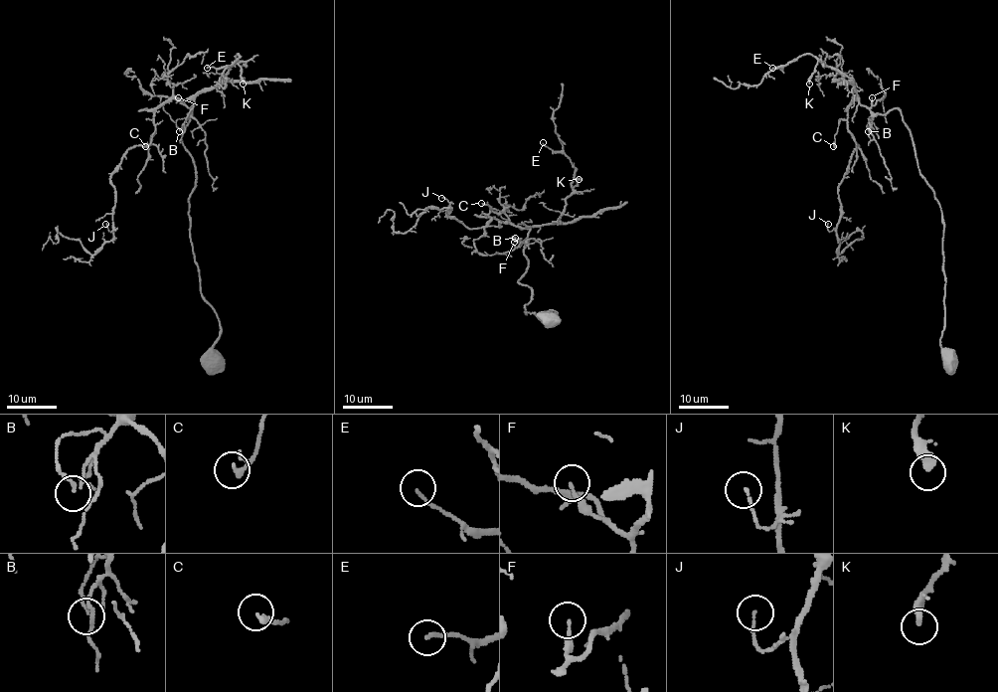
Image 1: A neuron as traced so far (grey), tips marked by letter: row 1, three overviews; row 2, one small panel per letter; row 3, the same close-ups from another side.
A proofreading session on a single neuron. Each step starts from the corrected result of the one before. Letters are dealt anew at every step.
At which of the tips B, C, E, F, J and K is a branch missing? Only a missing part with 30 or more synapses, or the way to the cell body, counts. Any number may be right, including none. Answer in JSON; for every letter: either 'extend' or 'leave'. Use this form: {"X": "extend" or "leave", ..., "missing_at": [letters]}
{"B": "leave", "C": "leave", "E": "leave", "F": "leave", "J": "leave", "K": "leave", "missing_at": []}

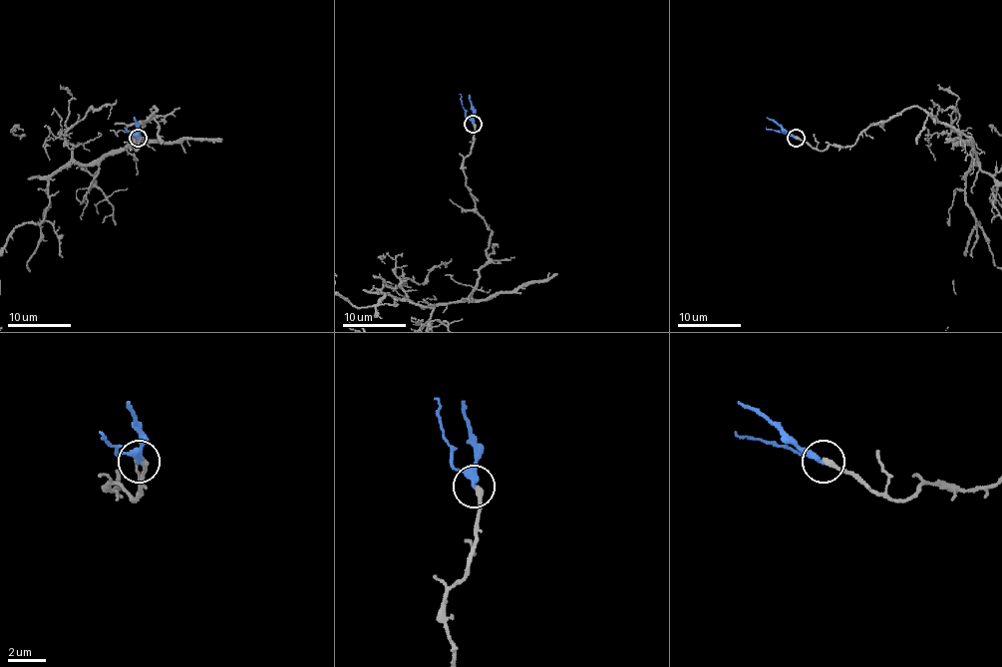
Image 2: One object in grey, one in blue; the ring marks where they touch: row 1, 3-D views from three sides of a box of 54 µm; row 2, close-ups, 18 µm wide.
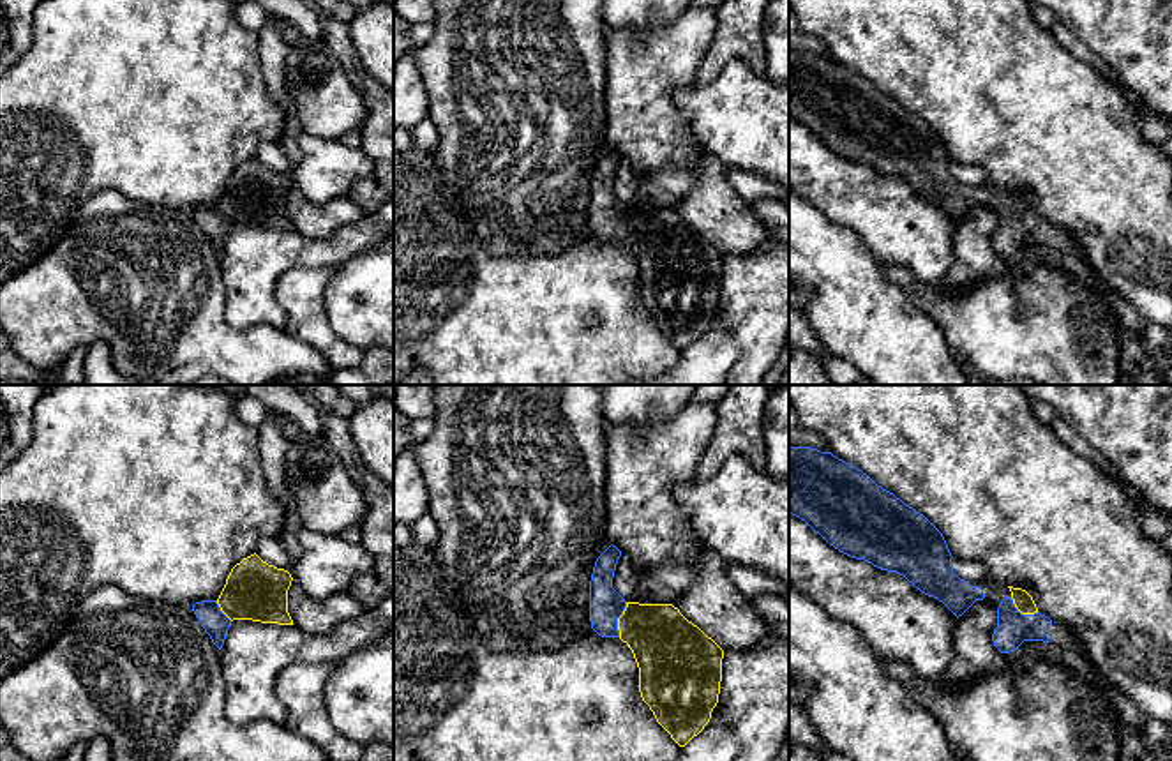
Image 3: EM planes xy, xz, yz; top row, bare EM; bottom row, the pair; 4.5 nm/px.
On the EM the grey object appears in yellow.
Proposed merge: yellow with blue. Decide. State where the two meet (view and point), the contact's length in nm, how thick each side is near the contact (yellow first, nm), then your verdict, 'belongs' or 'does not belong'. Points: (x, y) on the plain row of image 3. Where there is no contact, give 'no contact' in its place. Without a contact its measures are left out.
contact xz (618, 225); length 170 nm; calibres 300 and 160 nm; belongs

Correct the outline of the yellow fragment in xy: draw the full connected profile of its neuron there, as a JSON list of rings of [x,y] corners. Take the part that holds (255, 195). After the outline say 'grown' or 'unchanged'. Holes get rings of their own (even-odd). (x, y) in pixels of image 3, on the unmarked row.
[[[256,157],[237,168],[217,205],[192,208],[212,247],[221,254],[233,224],[293,230],[288,217],[291,178],[263,166]]]; grown

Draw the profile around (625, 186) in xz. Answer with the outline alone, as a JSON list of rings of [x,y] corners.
[[[621,159],[616,168],[612,192],[627,207],[634,207],[637,201],[639,185],[641,185],[641,177],[637,175],[637,171],[634,170],[634,166],[628,161]]]

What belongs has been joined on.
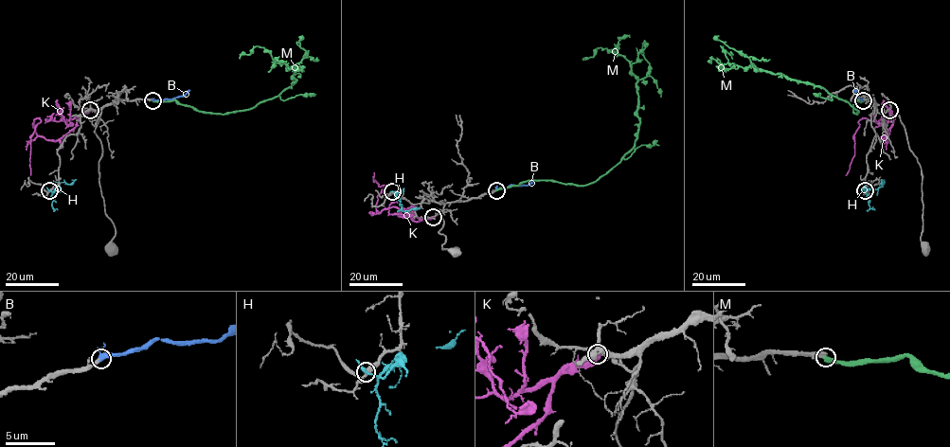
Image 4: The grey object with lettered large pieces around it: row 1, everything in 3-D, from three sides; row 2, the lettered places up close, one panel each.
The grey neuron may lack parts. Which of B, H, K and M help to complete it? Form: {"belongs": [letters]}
{"belongs": ["B"]}

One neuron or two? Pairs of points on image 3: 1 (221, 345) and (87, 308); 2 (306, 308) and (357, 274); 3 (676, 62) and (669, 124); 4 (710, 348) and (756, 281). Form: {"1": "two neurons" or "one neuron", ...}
{"1": "one neuron", "2": "two neurons", "3": "one neuron", "4": "two neurons"}

